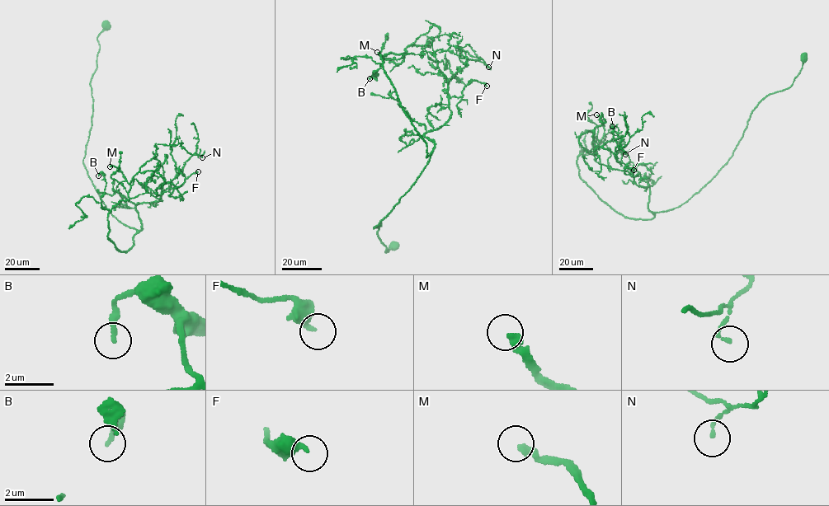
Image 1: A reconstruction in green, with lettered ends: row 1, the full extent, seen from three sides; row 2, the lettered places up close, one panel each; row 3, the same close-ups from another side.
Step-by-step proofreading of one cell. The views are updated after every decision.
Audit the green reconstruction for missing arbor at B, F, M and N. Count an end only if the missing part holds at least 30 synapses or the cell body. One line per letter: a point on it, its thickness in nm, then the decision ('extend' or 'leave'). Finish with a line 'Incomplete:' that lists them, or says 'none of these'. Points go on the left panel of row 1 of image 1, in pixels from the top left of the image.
B: place (98, 175); calibre 240 nm; leave
F: place (198, 171); calibre 340 nm; leave
M: place (110, 166); calibre 300 nm; extend
N: place (202, 157); calibre 130 nm; leave
Incomplete: M

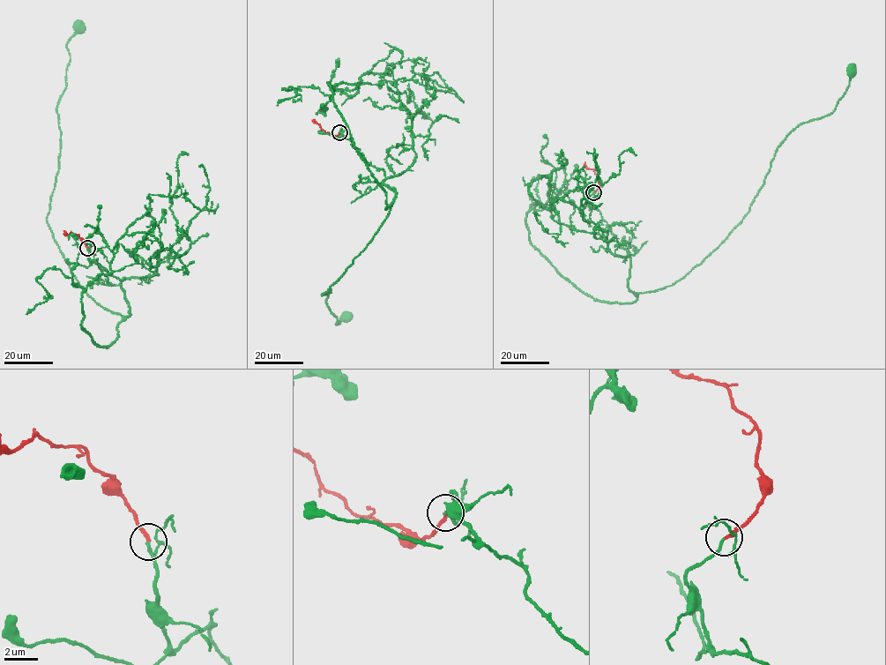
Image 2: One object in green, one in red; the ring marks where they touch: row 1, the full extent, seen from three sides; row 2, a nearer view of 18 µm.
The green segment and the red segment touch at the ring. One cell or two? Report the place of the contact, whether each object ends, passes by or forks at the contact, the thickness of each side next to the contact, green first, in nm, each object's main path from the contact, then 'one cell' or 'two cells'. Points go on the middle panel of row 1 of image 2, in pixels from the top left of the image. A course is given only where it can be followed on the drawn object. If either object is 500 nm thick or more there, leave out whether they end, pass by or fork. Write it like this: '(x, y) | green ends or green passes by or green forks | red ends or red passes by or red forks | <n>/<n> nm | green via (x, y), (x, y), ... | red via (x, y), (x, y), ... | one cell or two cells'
(339, 132) | green passes by | red ends | 120/190 nm | green via (339, 132), (383, 169), (396, 196), (373, 238), (321, 294), (331, 289), (336, 324), (345, 316) | red via (339, 132), (335, 136), (326, 132), (312, 120) | one cell

